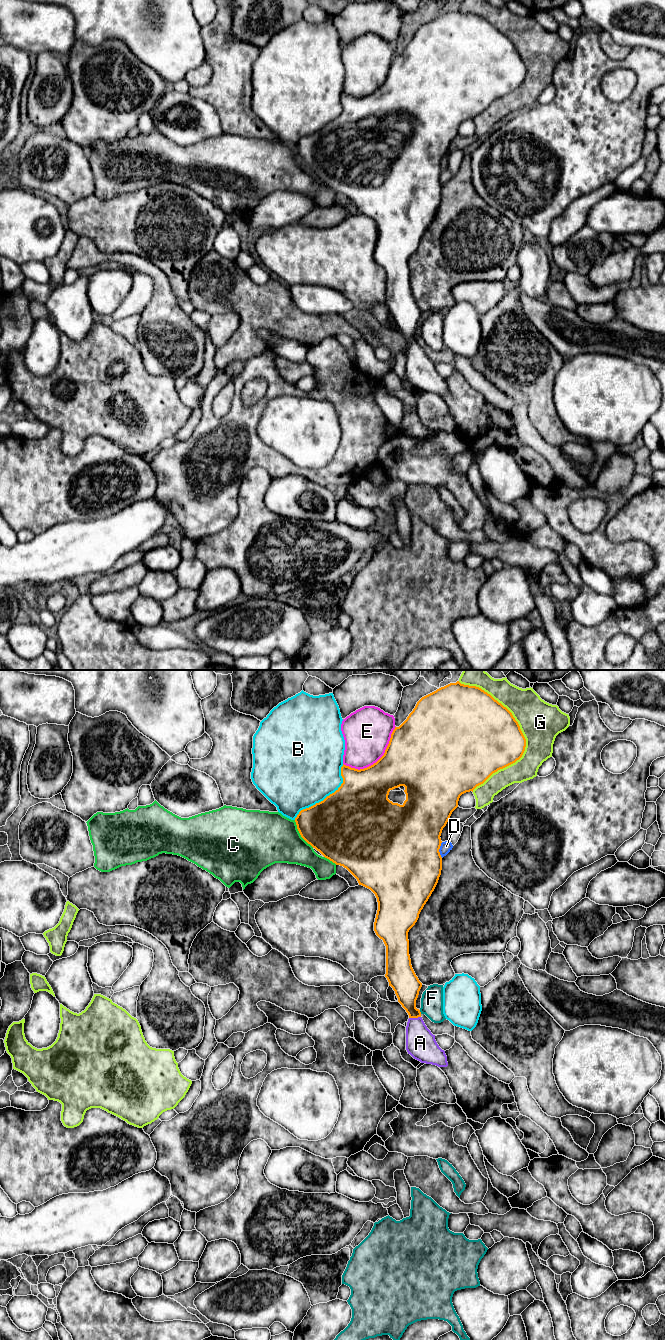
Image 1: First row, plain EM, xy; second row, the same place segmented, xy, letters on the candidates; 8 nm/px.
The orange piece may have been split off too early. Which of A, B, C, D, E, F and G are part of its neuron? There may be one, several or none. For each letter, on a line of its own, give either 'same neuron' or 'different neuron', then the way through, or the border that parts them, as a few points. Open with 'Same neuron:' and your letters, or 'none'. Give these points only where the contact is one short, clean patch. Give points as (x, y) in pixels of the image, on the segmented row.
Same neuron: A
A: same neuron | across xy (406, 987), (408, 1003), (414, 1017), (420, 1043)
B: different neuron
C: different neuron
D: different neuron
E: different neuron
F: different neuron
G: different neuron

